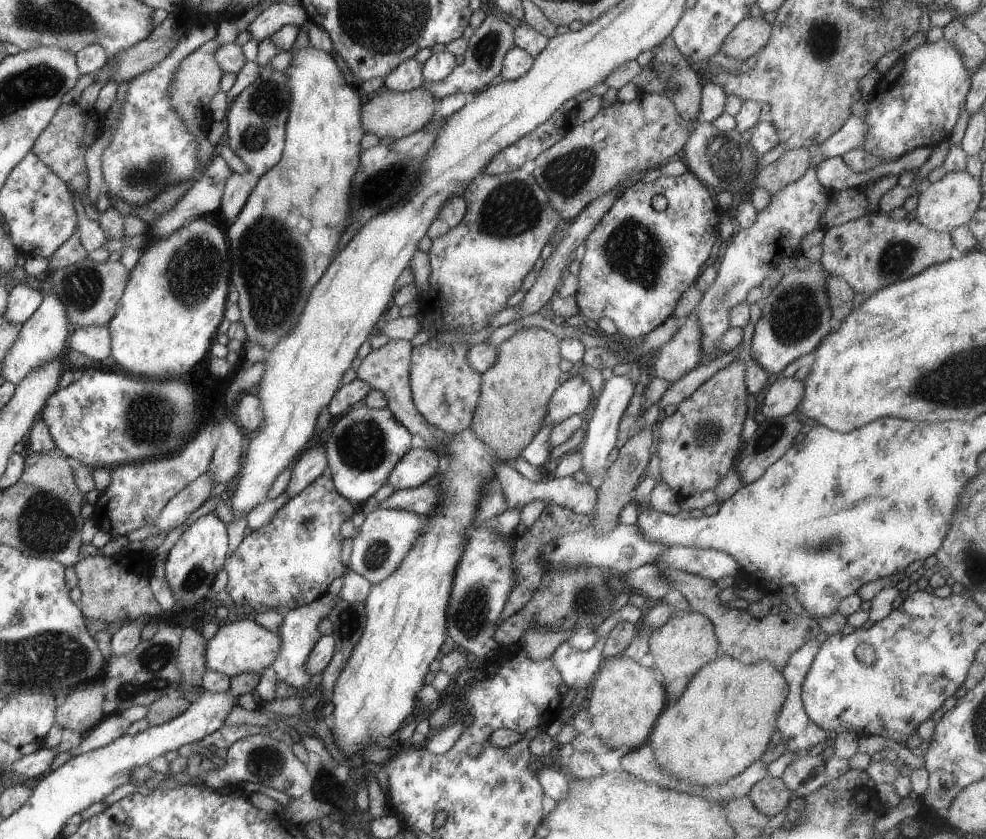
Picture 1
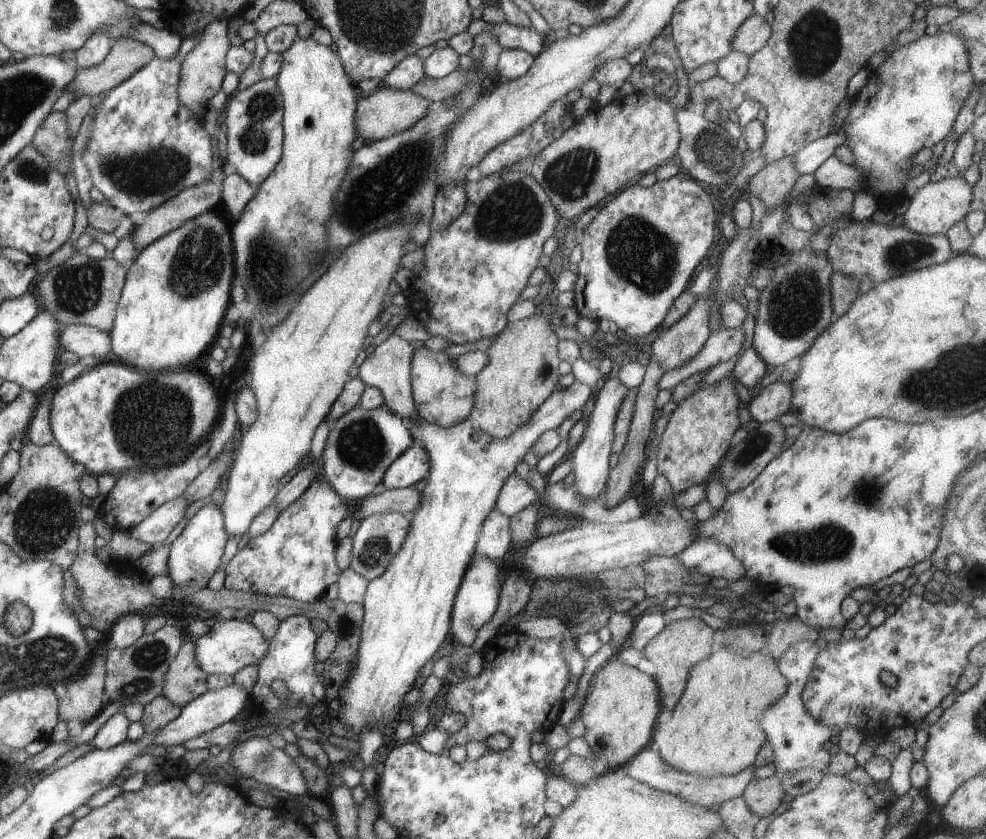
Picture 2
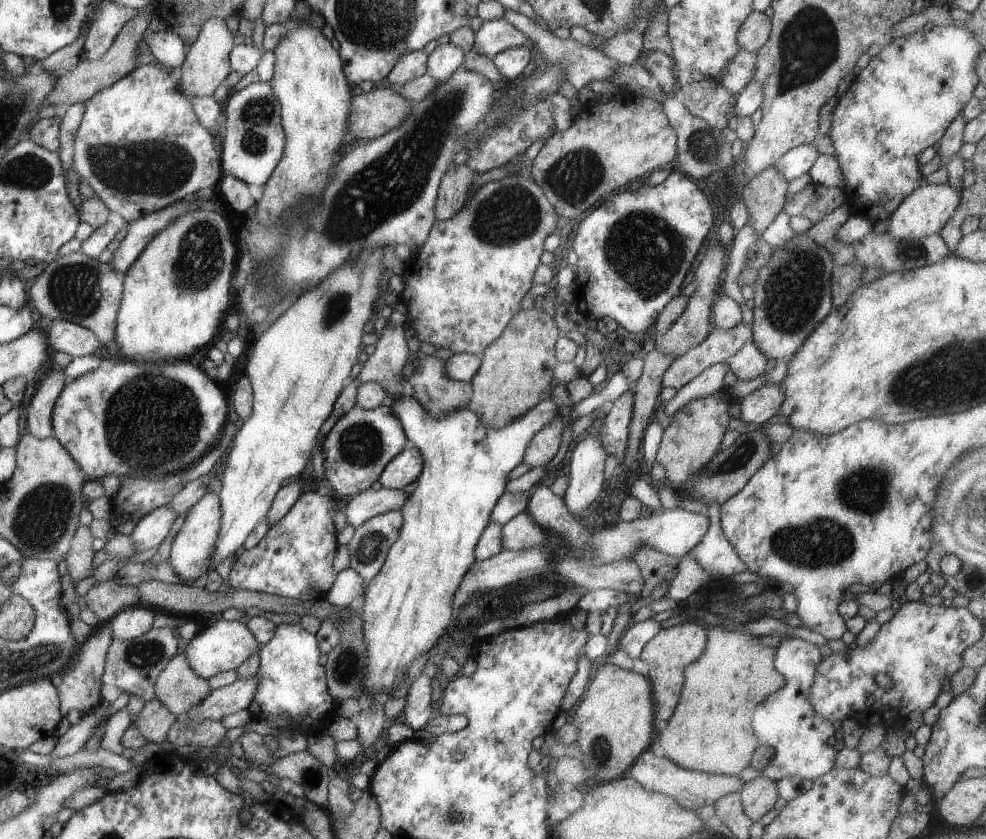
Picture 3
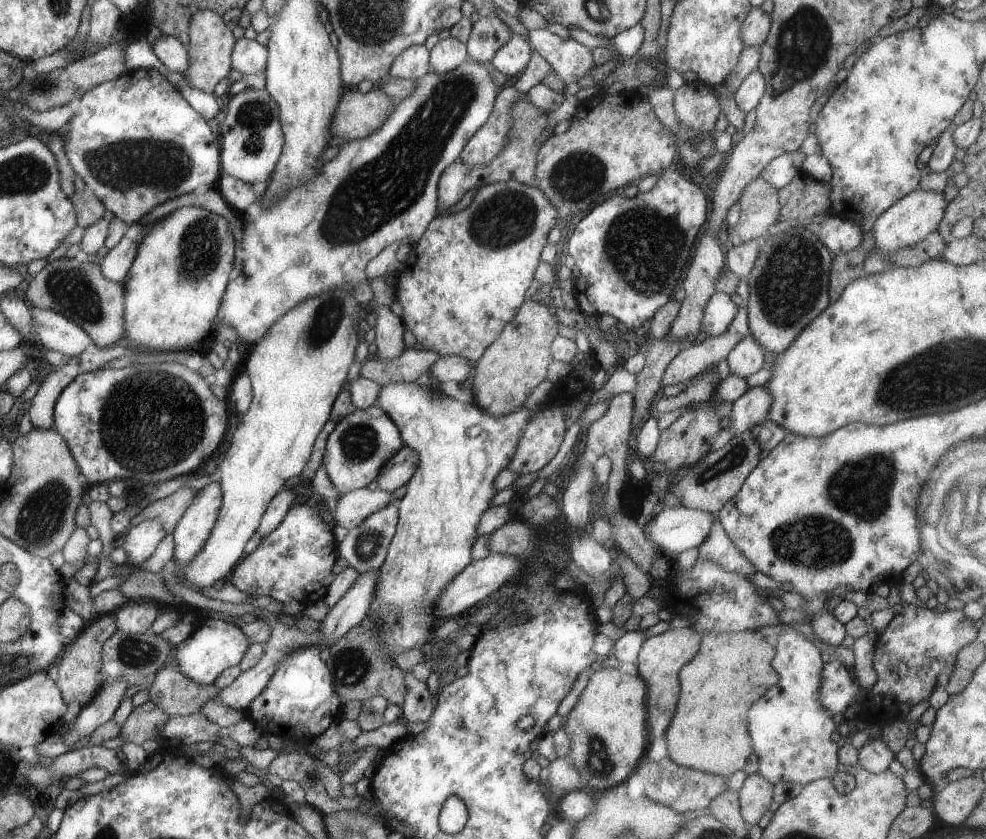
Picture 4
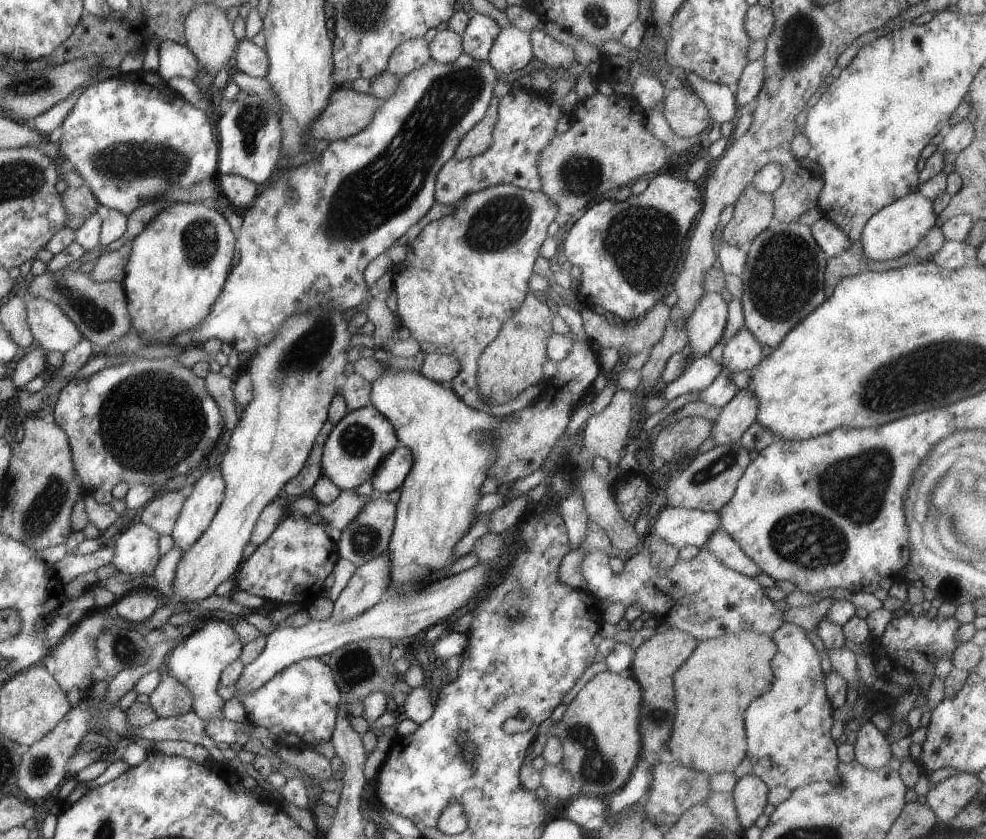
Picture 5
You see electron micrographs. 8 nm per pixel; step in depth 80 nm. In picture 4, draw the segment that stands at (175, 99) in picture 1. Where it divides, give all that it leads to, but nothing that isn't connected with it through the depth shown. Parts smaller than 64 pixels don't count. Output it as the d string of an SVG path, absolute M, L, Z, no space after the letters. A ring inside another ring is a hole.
M210 9L198 11L193 16L189 26L187 48L190 56L188 71L183 75L189 80L192 88L205 93L214 93L214 87L222 78L229 75L231 68L231 54L235 47L234 35L224 23L222 17Z

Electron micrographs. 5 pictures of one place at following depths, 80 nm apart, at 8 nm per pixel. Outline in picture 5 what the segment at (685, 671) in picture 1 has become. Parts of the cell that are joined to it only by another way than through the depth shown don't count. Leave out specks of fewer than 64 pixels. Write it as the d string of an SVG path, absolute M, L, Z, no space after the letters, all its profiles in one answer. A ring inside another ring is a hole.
M672 629L656 633L635 649L635 657L627 673L631 674L642 687L643 699L639 716L642 742L640 759L649 764L650 770L658 762L653 759L656 752L660 748L666 749L676 716L673 674L692 656L698 643L690 633Z

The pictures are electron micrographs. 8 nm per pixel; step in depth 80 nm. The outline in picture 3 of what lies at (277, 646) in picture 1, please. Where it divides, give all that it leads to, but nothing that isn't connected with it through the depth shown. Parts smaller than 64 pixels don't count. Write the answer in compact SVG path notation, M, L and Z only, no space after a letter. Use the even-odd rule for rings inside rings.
M220 617L205 620L200 632L183 644L190 666L202 678L208 680L222 671L236 671L241 664L260 652L261 644L247 624L239 621L227 621Z

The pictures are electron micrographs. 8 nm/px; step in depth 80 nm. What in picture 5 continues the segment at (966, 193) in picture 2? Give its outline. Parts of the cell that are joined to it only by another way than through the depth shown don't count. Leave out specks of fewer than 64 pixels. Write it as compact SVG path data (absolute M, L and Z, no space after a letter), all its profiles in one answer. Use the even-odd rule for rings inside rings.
M919 190L911 192L881 211L874 213L862 231L860 241L863 246L863 256L872 260L885 261L899 258L909 253L937 224L937 214L931 198L925 197Z

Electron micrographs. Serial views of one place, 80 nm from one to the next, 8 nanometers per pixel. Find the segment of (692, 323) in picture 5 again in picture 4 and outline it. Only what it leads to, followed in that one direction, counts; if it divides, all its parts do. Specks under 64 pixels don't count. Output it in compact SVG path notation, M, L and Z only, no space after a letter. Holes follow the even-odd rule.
M716 291L711 296L703 312L702 338L708 339L728 330L739 309L730 297L731 294L726 294L724 291Z

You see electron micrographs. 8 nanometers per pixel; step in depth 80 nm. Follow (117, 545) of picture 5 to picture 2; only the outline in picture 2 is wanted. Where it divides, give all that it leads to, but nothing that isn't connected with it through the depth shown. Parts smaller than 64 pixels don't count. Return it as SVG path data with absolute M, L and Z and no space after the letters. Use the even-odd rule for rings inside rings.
M185 494L170 499L164 506L157 508L148 519L144 519L136 527L129 531L129 535L137 541L158 546L168 538L176 526L186 514L186 509L191 502Z

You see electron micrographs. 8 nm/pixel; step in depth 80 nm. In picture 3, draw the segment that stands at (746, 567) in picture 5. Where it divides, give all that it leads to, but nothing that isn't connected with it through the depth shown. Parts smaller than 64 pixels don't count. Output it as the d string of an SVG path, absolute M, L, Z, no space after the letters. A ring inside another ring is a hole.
M716 501L709 502L706 516L709 520L708 532L690 549L689 556L694 558L706 573L719 575L730 581L734 574L744 572L746 565L722 530L721 504Z

